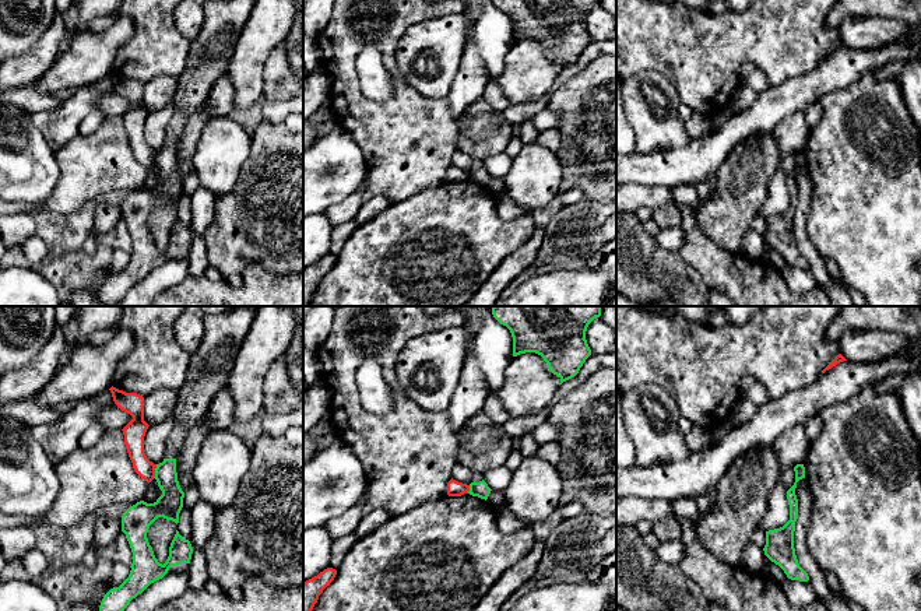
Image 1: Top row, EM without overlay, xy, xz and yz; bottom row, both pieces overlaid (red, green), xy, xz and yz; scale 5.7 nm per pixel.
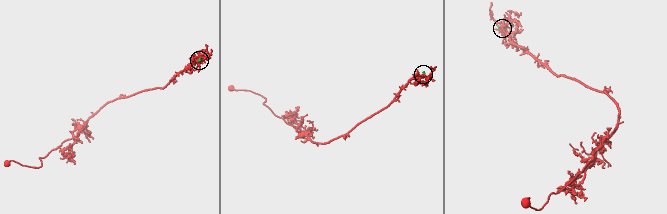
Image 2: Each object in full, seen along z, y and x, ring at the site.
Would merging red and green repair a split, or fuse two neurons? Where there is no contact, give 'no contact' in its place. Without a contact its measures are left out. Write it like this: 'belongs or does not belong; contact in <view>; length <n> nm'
does not belong; contact in xy; length 80 nm

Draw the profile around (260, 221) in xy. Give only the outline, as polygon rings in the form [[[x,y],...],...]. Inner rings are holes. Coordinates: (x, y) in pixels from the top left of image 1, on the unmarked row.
[[[261,120],[250,136],[250,152],[240,171],[239,179],[229,194],[215,199],[214,218],[204,232],[205,250],[210,266],[215,267],[231,285],[239,287],[243,282],[243,271],[250,263],[259,263],[277,274],[303,274],[303,131],[291,131],[284,123]]]

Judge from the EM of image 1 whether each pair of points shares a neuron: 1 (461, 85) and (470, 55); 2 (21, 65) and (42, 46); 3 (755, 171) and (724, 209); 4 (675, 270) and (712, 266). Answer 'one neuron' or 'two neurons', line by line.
1: one neuron
2: one neuron
3: one neuron
4: two neurons

